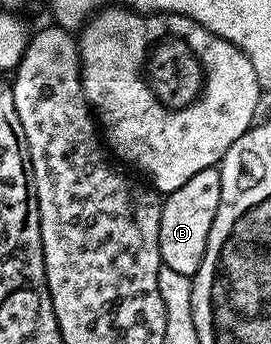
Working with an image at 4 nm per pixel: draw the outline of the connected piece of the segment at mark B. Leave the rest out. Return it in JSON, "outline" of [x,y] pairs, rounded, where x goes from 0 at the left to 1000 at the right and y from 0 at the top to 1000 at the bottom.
{"outline":[[[815,488],[723,497],[679,544],[609,564],[590,625],[590,741],[601,773],[661,799],[712,811],[753,765],[768,718],[768,672],[782,672],[782,637],[797,637],[797,602],[812,602]]]}

